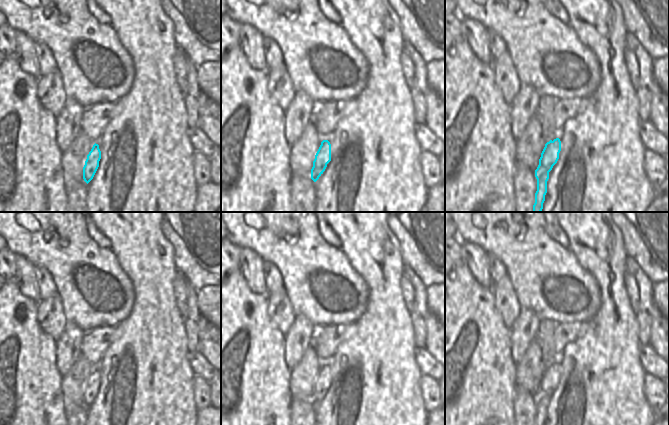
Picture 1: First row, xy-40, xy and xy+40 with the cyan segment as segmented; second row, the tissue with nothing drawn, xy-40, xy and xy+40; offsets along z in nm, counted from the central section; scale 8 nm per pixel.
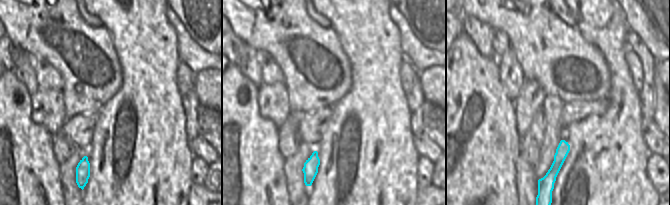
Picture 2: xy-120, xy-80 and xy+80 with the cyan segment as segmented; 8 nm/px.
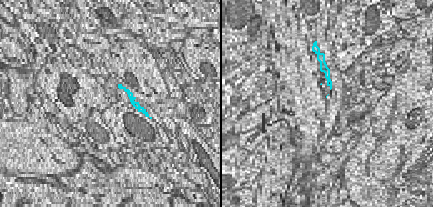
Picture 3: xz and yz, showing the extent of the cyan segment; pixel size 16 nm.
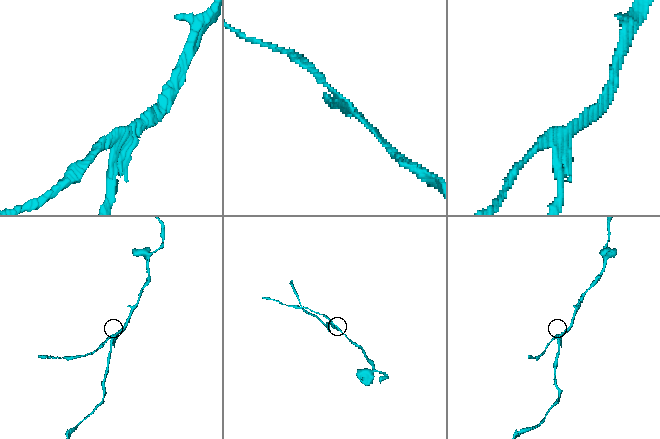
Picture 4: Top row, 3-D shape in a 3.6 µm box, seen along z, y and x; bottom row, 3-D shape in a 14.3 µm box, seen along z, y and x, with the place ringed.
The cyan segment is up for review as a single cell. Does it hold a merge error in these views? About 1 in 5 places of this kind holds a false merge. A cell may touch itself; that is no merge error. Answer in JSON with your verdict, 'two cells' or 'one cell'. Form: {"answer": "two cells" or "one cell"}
{"answer": "two cells"}

